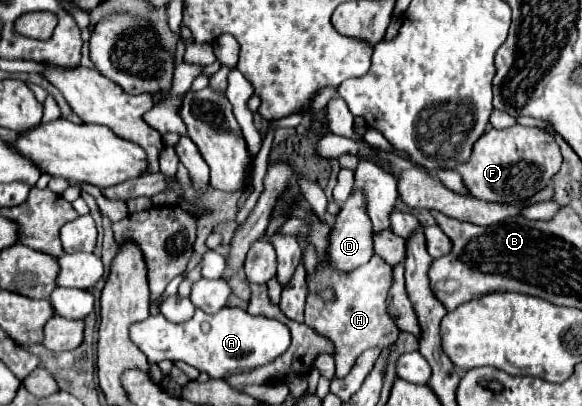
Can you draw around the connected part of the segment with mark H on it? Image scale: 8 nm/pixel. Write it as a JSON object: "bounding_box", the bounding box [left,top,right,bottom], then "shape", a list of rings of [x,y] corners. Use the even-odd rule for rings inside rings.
{"bounding_box":[291,207,399,377],"shape":[[[297,207],[291,211],[291,215],[295,217],[311,217],[313,225],[311,225],[311,233],[307,239],[299,239],[299,245],[301,249],[305,247],[305,243],[313,243],[317,247],[317,253],[319,253],[319,265],[317,265],[317,271],[315,275],[307,277],[307,283],[309,283],[309,297],[307,297],[307,305],[305,305],[305,325],[309,325],[311,329],[319,331],[321,335],[329,337],[337,349],[337,355],[335,355],[335,377],[345,377],[351,367],[353,367],[353,361],[357,361],[357,357],[367,351],[367,349],[373,349],[373,347],[379,347],[379,349],[385,349],[389,347],[397,335],[399,335],[399,327],[391,321],[391,317],[387,315],[387,305],[385,305],[385,299],[387,299],[387,291],[391,287],[391,265],[387,265],[381,257],[373,255],[373,259],[369,263],[365,263],[363,267],[357,267],[355,271],[351,273],[345,273],[345,275],[339,275],[337,271],[329,271],[329,269],[323,269],[323,259],[325,259],[325,249],[327,249],[327,237],[329,237],[329,231],[331,227],[327,223],[321,223],[315,219],[315,215],[303,207]],[[323,287],[333,287],[335,289],[335,295],[337,299],[333,303],[323,303],[315,291],[317,289],[323,289]]]}

